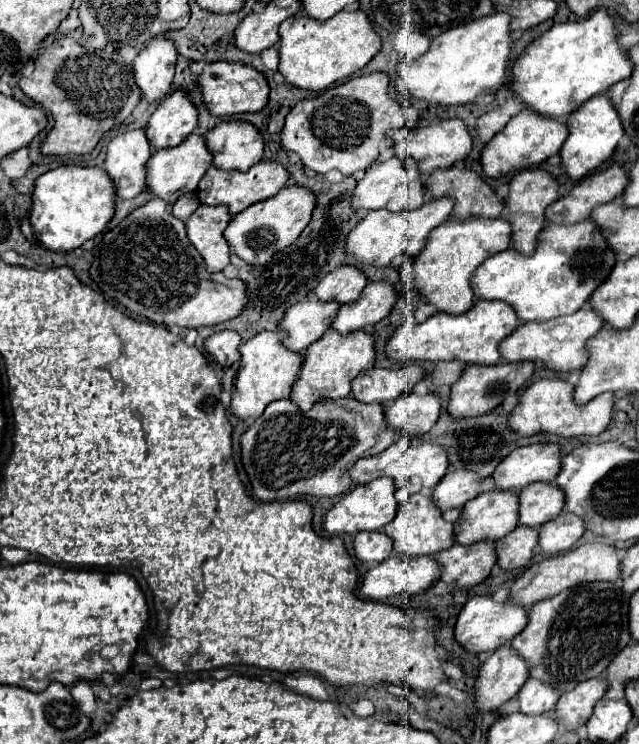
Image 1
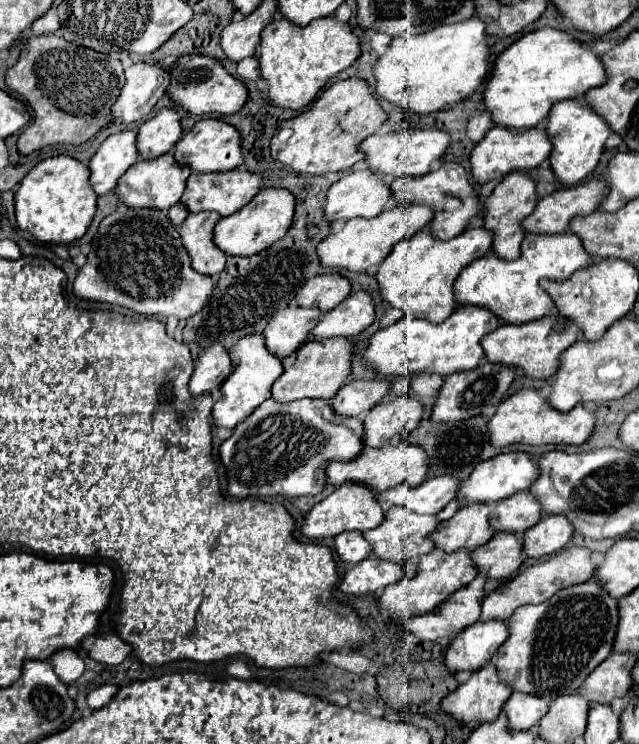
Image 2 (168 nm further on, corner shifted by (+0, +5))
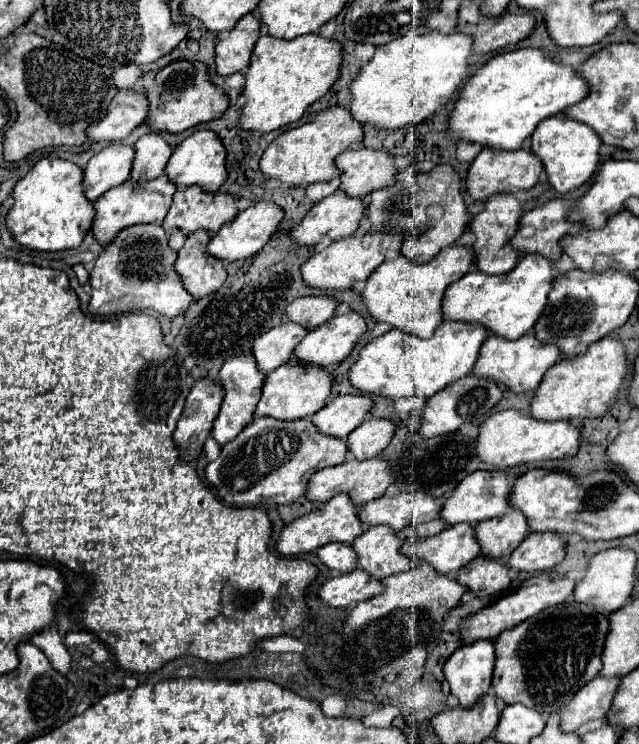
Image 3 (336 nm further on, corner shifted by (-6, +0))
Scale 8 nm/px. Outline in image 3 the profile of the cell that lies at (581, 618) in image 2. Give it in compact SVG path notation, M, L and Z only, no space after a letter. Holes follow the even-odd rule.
M577 600L551 606L515 628L501 632L495 640L495 696L505 704L521 702L545 718L561 712L591 678L599 676L607 634L609 614L595 610L591 604L579 604Z

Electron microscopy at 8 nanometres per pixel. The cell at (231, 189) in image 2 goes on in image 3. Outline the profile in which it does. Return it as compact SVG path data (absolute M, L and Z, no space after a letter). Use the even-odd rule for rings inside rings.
M201 186L179 188L173 196L173 206L163 228L181 228L185 234L199 228L217 232L225 222L233 220L237 212L237 198L229 192L207 192Z

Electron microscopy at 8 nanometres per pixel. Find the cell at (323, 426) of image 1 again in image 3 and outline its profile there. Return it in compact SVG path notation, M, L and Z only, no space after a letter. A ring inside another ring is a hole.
M255 418L239 432L239 436L231 442L227 442L215 462L211 462L205 470L207 480L217 488L217 494L223 502L231 506L253 506L261 502L263 498L271 498L275 504L293 504L305 496L305 490L309 486L309 480L313 472L327 468L327 466L339 466L347 458L347 442L343 438L325 436L319 432L317 426L313 426L311 420L297 420L297 422L279 422L275 418Z

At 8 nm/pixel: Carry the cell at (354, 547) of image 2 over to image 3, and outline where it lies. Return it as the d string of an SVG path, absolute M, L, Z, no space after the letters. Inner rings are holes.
M325 544L319 548L319 558L325 566L337 572L351 572L355 570L355 550L351 550L351 544Z

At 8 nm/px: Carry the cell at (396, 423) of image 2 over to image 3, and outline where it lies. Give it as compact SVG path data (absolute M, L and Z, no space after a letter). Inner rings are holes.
M369 418L355 432L349 434L347 444L357 460L379 456L391 442L397 424L387 418Z

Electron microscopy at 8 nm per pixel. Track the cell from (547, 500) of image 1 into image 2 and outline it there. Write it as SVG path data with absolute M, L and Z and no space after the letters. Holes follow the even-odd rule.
M529 491L515 493L505 501L493 503L489 513L489 525L495 531L507 531L517 535L533 527L539 519L541 519L541 509L537 509L537 503L533 503L533 497L529 497Z

